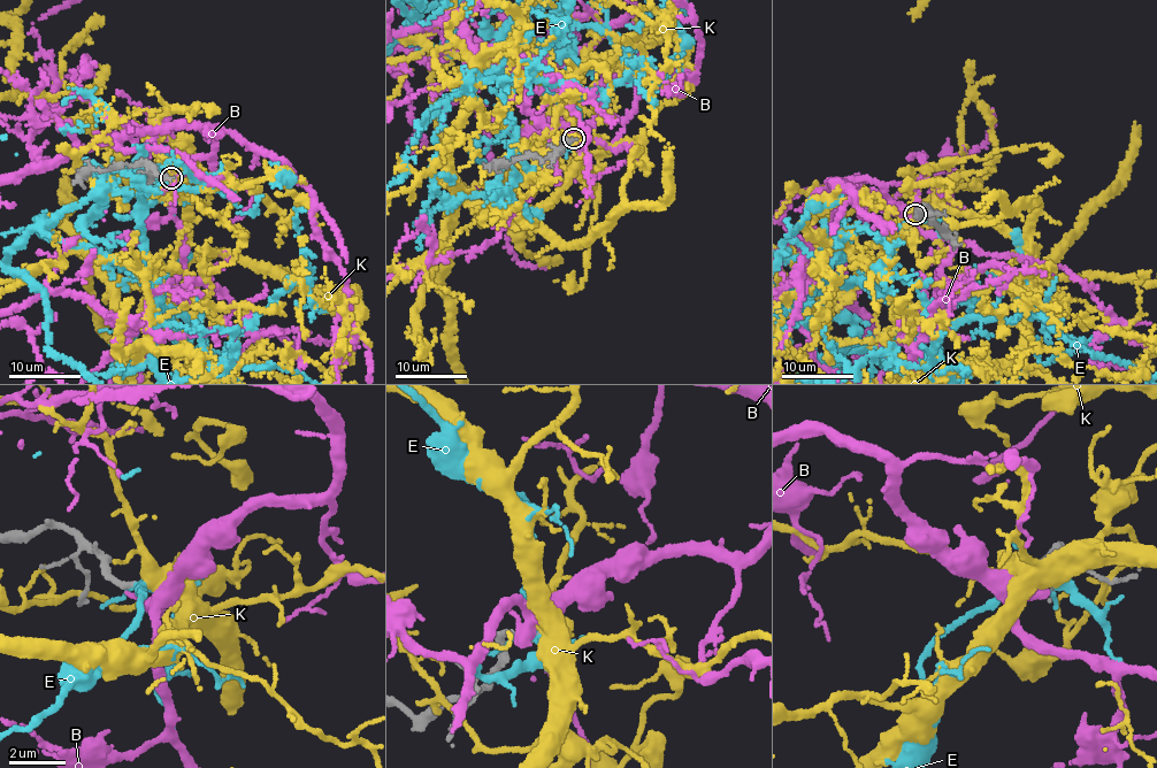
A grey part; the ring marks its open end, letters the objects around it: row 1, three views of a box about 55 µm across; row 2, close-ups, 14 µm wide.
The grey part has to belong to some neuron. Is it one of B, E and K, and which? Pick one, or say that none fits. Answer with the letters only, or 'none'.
B

